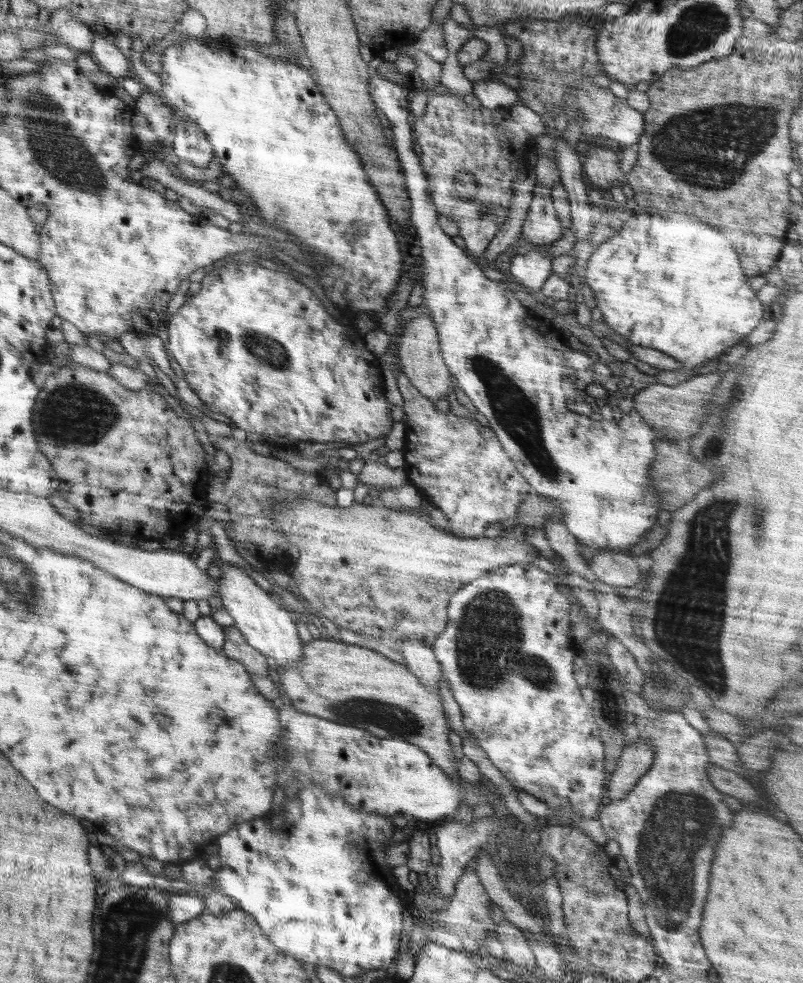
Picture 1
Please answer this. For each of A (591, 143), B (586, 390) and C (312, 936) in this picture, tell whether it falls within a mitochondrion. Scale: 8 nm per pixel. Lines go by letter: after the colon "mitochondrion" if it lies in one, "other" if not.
A: other
B: mitochondrion
C: other

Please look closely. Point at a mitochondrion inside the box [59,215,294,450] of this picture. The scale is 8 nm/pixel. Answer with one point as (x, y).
(268, 350)

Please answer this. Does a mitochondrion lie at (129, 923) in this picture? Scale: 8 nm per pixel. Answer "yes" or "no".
yes

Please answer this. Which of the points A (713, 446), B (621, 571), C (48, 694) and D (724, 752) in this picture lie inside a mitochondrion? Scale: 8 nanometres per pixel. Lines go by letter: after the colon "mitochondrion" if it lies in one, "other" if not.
A: mitochondrion
B: other
C: other
D: other

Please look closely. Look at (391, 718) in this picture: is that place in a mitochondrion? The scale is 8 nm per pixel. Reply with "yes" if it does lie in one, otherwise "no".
yes

